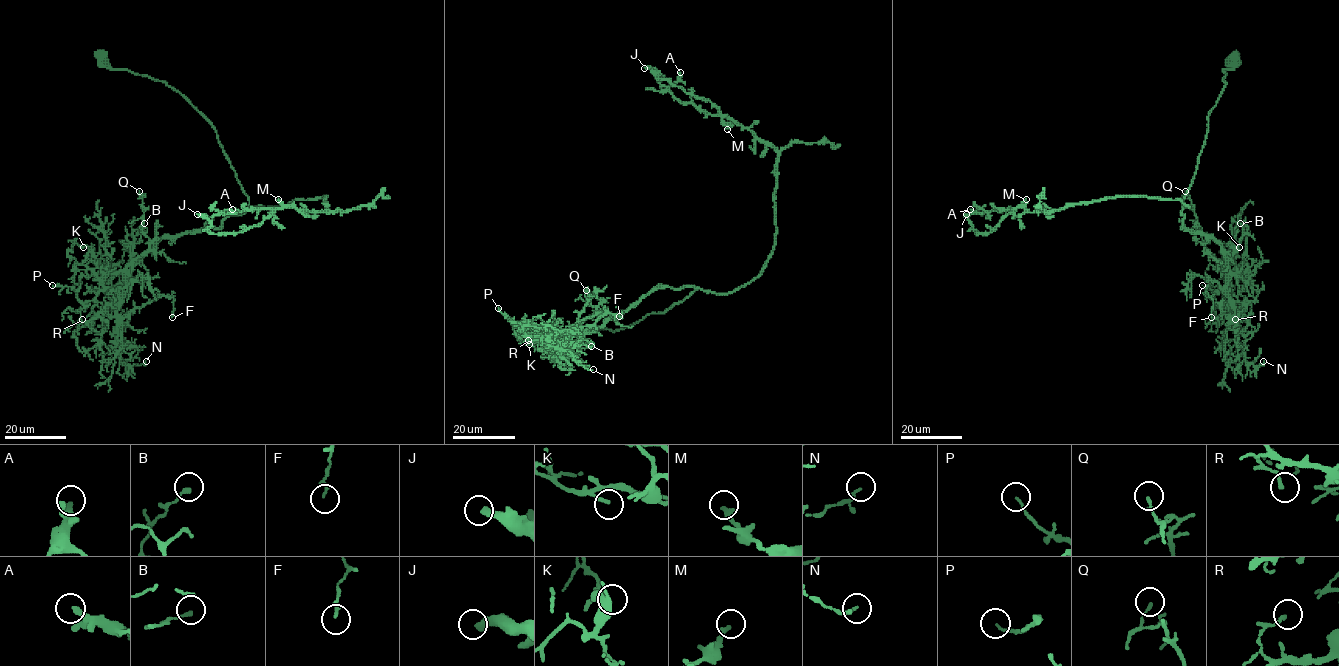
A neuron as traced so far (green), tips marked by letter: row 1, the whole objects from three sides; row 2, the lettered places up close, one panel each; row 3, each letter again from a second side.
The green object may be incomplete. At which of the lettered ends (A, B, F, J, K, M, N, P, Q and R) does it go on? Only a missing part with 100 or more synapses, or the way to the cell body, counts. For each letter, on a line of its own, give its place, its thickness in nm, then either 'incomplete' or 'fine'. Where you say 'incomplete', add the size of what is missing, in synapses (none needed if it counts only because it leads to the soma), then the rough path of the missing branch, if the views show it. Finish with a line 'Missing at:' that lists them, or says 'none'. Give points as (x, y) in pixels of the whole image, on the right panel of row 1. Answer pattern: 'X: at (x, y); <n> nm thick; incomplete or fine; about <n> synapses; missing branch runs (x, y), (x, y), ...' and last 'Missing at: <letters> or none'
A: at (970, 209); 360 nm thick; fine
B: at (1240, 223); 180 nm thick; fine
F: at (1211, 317); 120 nm thick; fine
J: at (966, 214); 280 nm thick; fine
K: at (1239, 247); 150 nm thick; fine
M: at (1026, 199); 240 nm thick; fine
N: at (1263, 361); 110 nm thick; fine
P: at (1202, 285); 110 nm thick; fine
Q: at (1185, 191); 130 nm thick; fine
R: at (1235, 319); 170 nm thick; fine
Missing at: none

